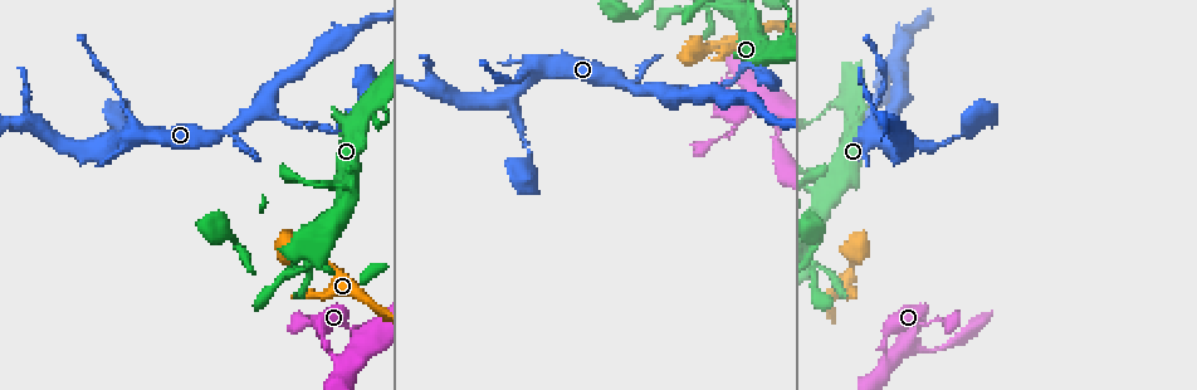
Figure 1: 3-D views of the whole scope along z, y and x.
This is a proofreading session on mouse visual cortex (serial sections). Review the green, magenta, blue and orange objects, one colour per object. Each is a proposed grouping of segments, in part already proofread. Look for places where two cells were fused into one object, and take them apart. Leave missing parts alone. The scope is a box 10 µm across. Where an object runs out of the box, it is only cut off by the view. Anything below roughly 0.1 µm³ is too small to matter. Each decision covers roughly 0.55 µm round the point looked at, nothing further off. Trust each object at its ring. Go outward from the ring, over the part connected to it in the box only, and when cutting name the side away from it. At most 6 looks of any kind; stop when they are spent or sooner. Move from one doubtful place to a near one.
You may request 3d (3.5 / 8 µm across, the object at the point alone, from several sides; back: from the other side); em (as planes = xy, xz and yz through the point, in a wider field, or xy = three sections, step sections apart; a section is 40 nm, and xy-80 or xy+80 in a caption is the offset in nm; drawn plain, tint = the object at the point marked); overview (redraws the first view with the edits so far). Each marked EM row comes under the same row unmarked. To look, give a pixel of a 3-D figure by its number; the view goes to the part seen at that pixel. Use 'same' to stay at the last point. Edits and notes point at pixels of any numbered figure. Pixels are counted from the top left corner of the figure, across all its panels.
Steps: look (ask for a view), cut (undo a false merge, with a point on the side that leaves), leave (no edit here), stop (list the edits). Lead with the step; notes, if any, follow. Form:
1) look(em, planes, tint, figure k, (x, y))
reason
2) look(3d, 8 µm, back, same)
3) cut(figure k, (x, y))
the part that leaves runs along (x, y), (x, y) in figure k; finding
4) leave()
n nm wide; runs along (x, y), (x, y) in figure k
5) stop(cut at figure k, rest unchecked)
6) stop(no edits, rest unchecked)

look(3d, 3.5 µm, figure 1, (747, 22))

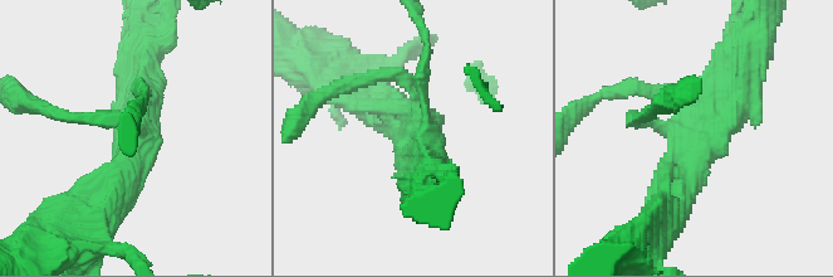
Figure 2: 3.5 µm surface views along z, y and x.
look(em, xy, step 5, tint, figure 2, (138, 151))
3 arms; arms of 150, 400, 500 nm

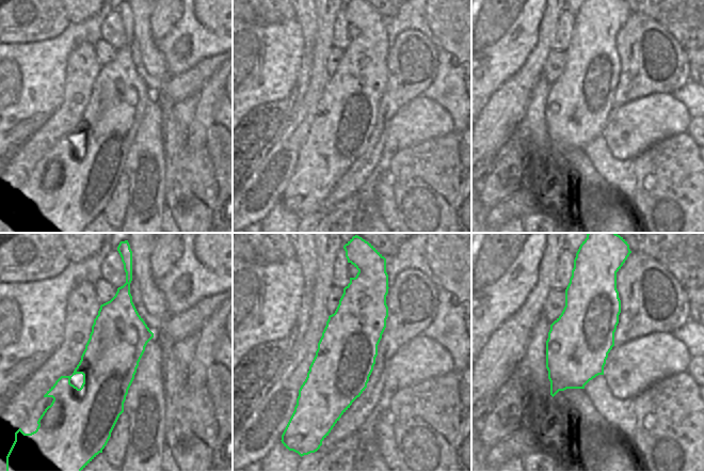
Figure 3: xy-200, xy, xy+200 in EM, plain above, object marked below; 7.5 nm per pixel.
leave()
one cell here

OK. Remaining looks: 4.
look(3d, 3.5 µm, figure 1, (715, 49))
narrows sharply

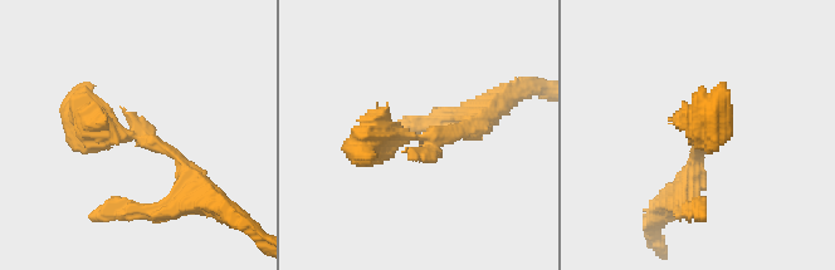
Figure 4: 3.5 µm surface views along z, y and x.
look(em, planes, tint, figure 4, (131, 138))

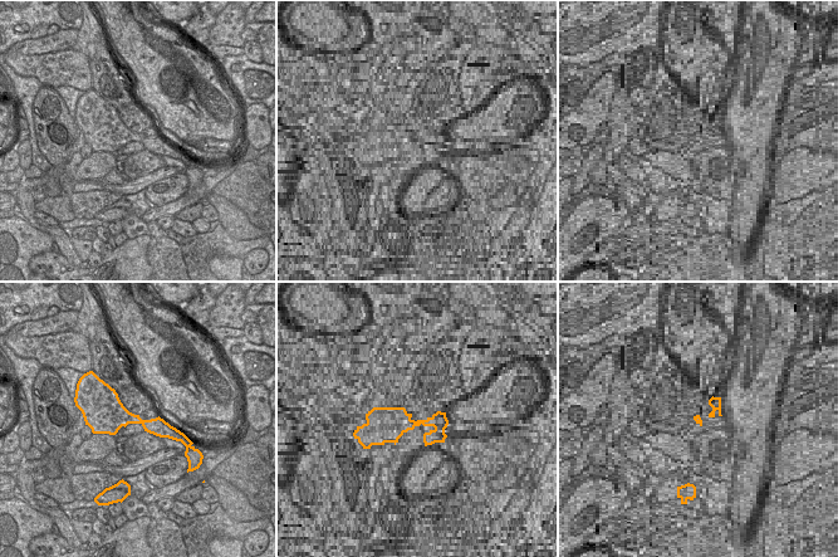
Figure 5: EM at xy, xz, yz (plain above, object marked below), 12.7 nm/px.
leave()
runs along (191, 187), (164, 148), (102, 133), (87, 91) in figure 4; one cell here

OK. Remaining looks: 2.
look(3d, 3.5 µm, figure 1, (264, 106))
sudden change in width

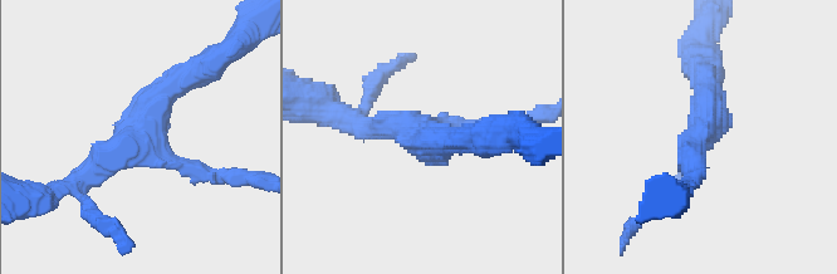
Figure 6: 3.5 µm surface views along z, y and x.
look(em, planes, tint, figure 6, (138, 133))
3 arms; arms of 150, 250, 350 nm; need the tissue

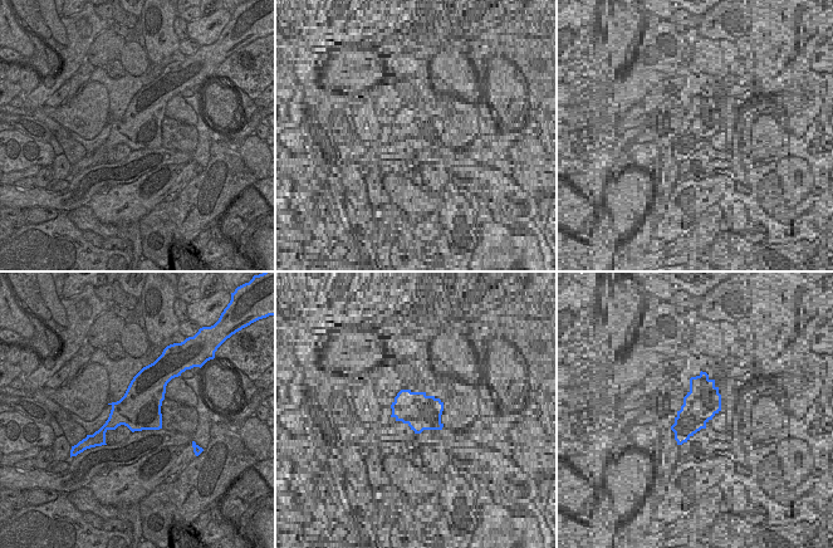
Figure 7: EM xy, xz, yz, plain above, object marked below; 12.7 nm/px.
leave()
550 nm wide; runs along (73, 184), (192, 76) in figure 6; all the same cell

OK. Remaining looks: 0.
stop(no edits, rest unchecked)

